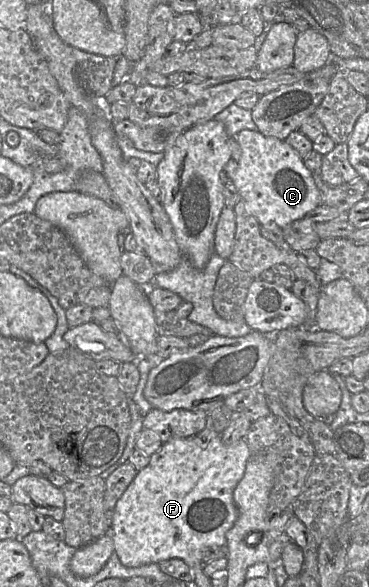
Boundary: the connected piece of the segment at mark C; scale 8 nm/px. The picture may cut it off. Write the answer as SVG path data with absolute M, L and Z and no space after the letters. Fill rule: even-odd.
M248 129L233 137L241 148L241 157L233 184L244 202L246 210L261 226L278 226L283 229L320 204L318 188L312 173L299 154L284 140L263 135Z

